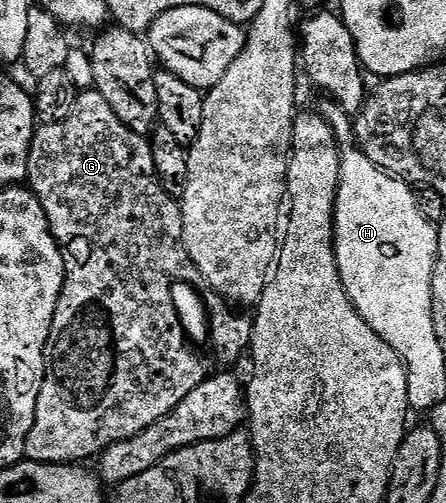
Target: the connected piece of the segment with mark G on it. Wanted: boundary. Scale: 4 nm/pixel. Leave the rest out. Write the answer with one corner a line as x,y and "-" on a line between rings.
97,91
79,92
72,107
71,114
63,122
51,125
39,124
34,130
28,171
26,172
29,188
40,199
40,207
44,207
44,215
50,224
50,230
58,243
58,250
64,259
66,278
60,291
60,299
56,303
56,315
52,319
52,331
46,344
46,374
40,387
40,399
36,399
36,415
32,423
32,431
28,431
25,460
44,463
45,465
73,465
86,463
86,460
97,458
109,445
120,443
124,439
133,439
158,421
163,421
200,383
208,376
206,361
197,357
190,348
186,332
178,318
176,307
172,303
172,291
175,281
188,269
186,246
182,244
182,206
175,198
164,191
160,179
156,175
156,167
152,163
152,151
149,140
143,134
124,127
120,119
116,119
116,111
108,107
108,99

